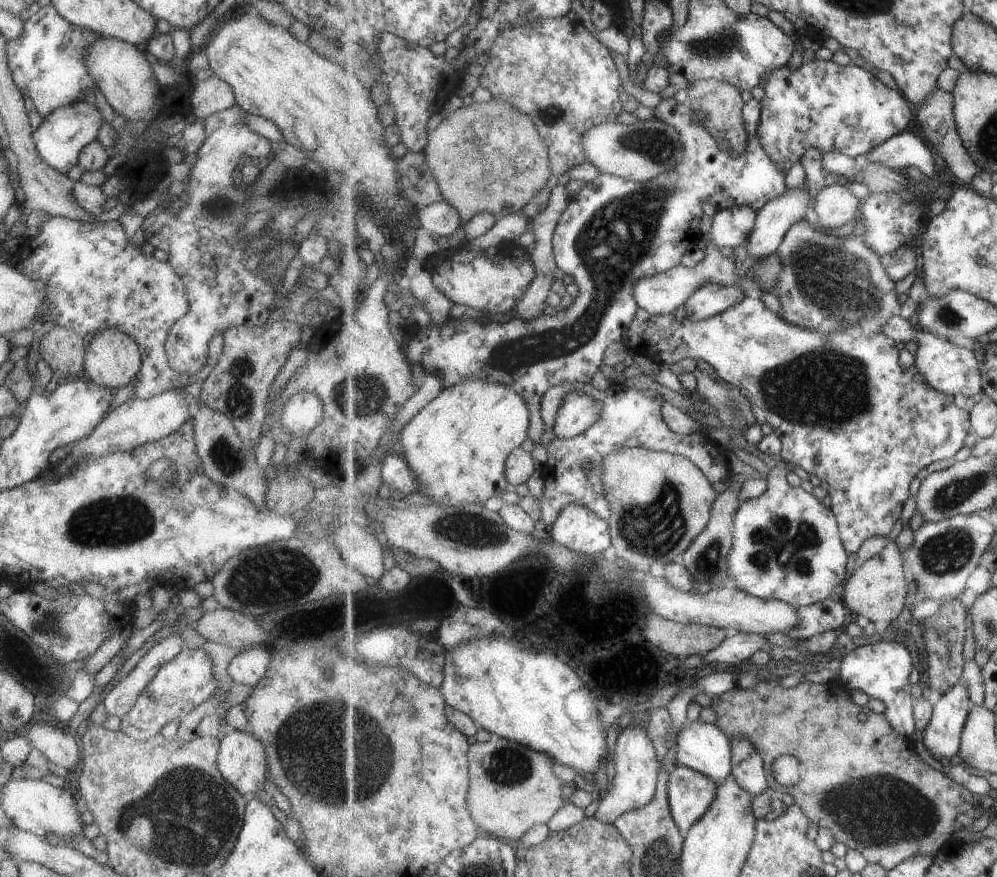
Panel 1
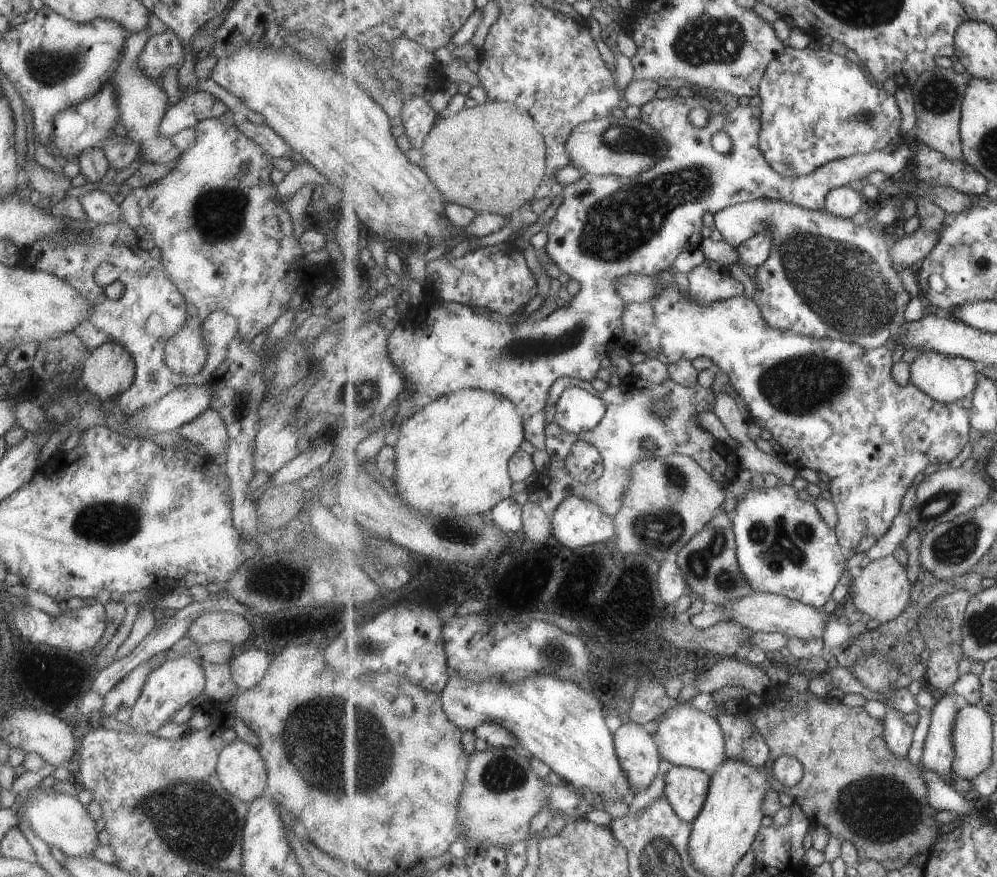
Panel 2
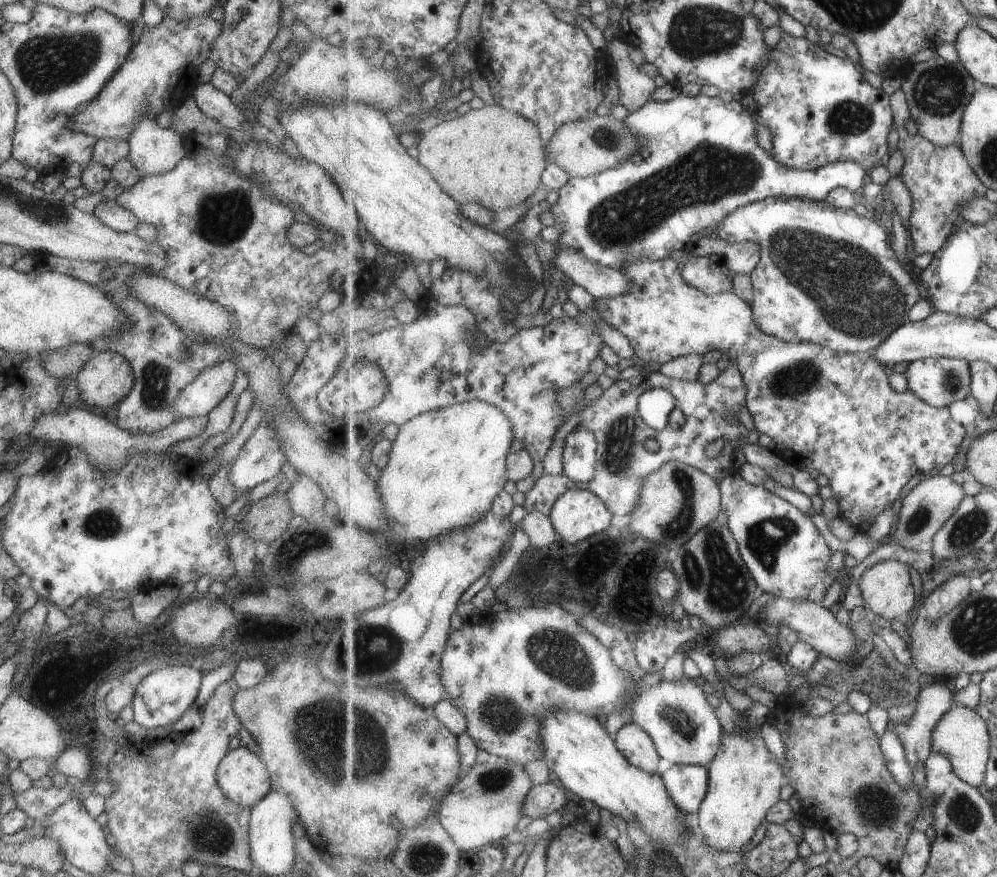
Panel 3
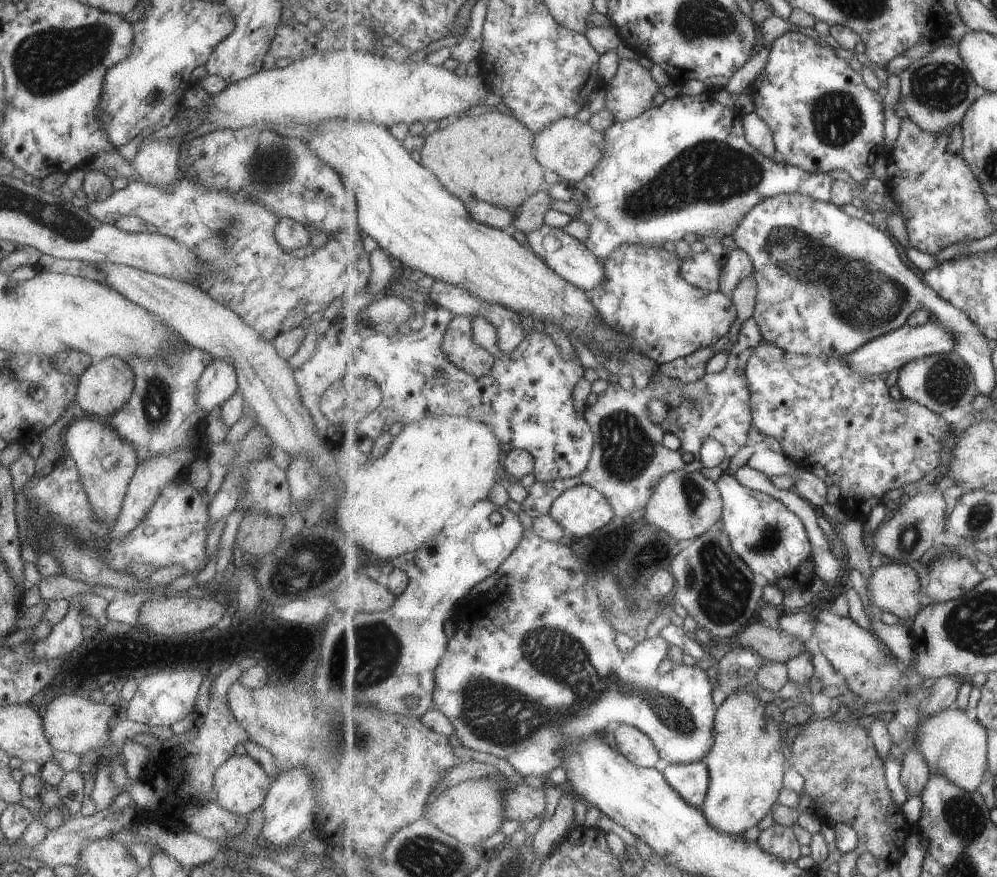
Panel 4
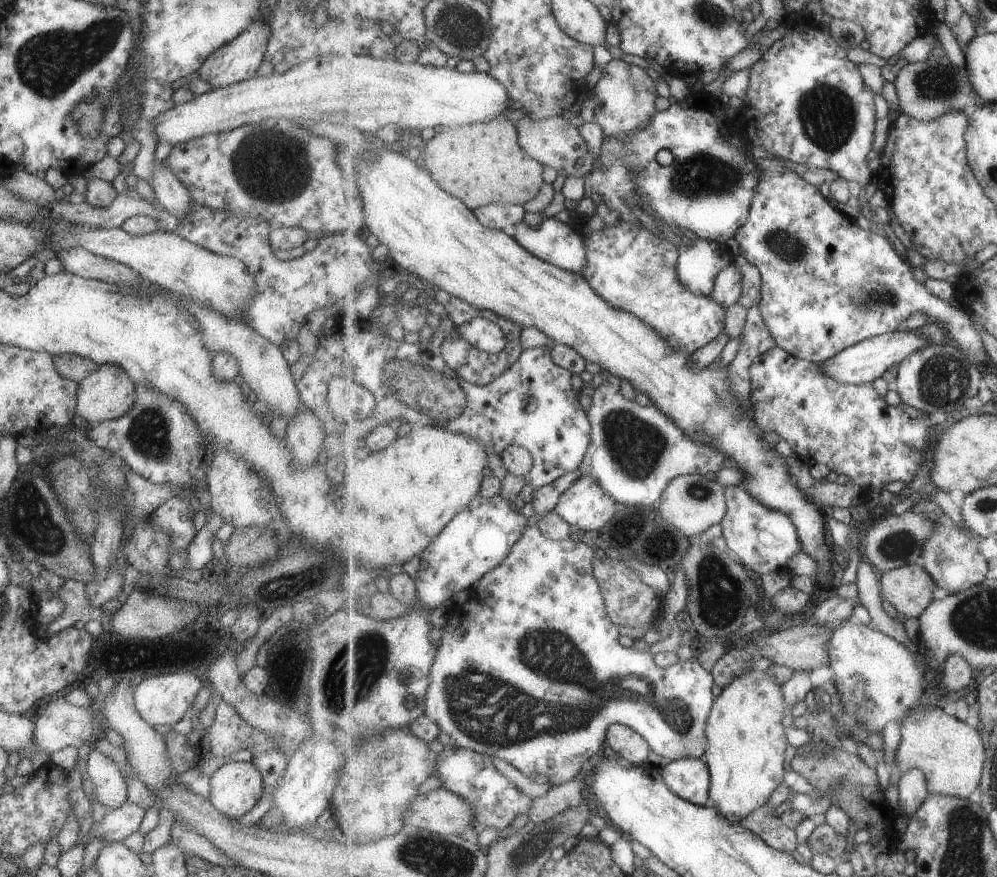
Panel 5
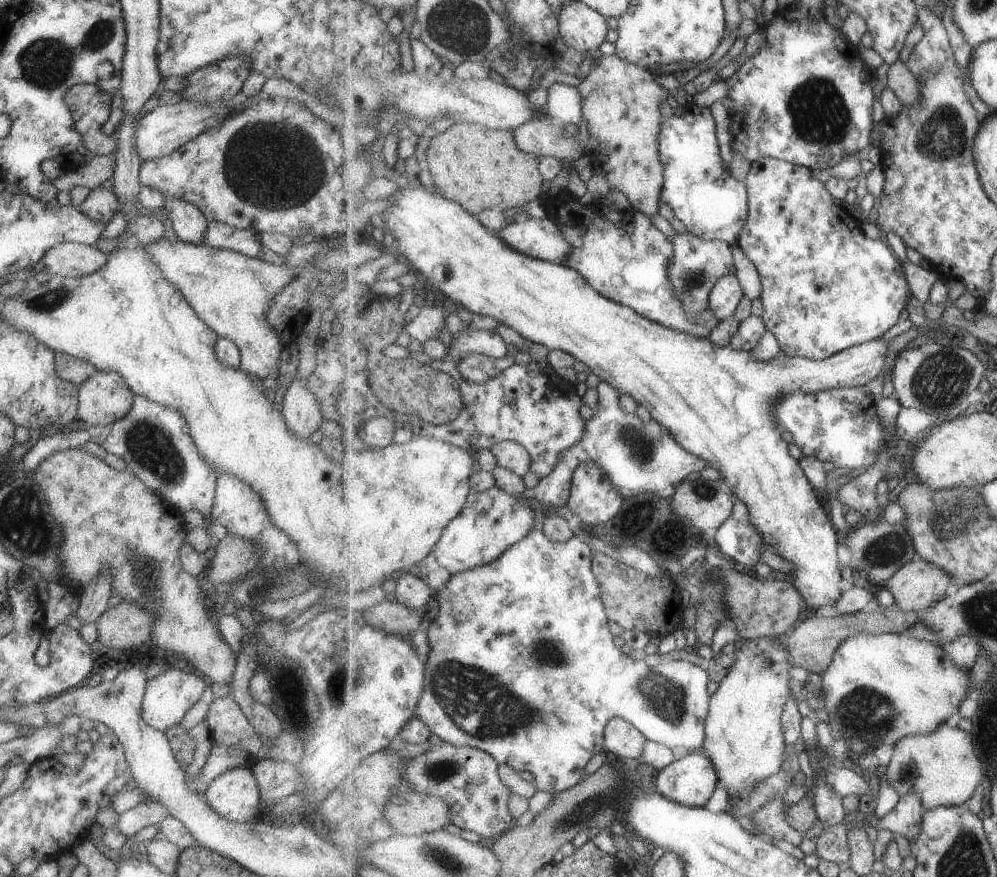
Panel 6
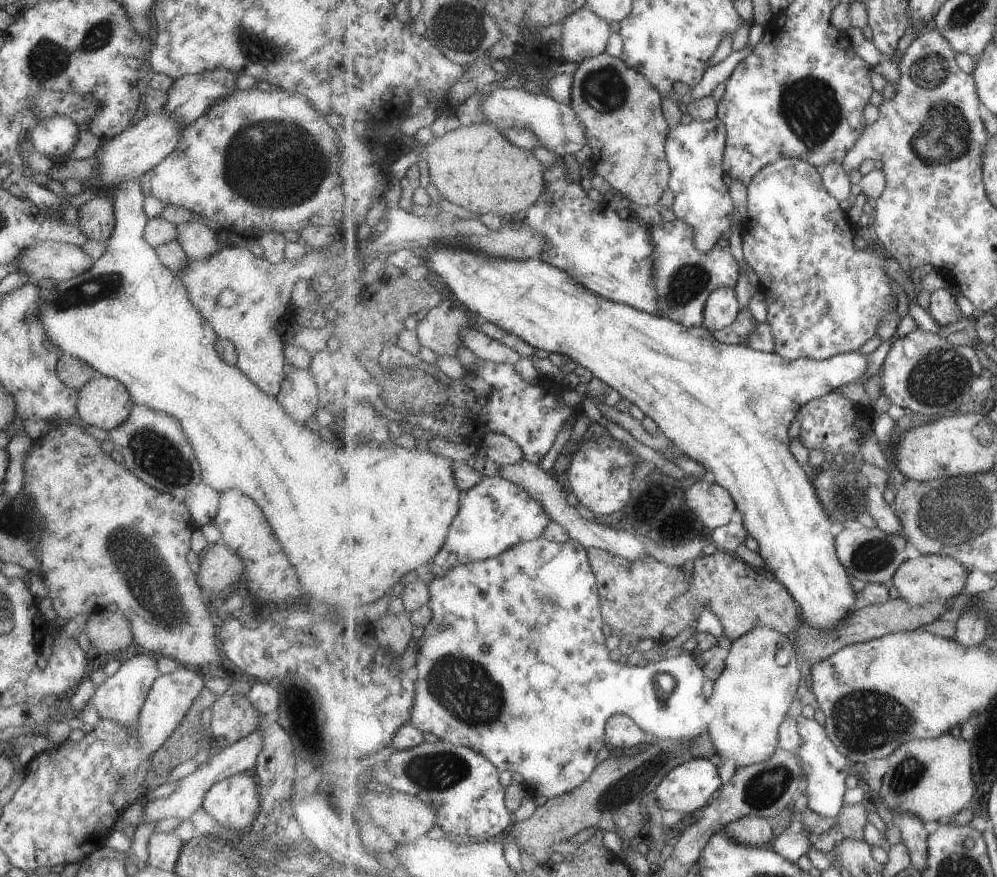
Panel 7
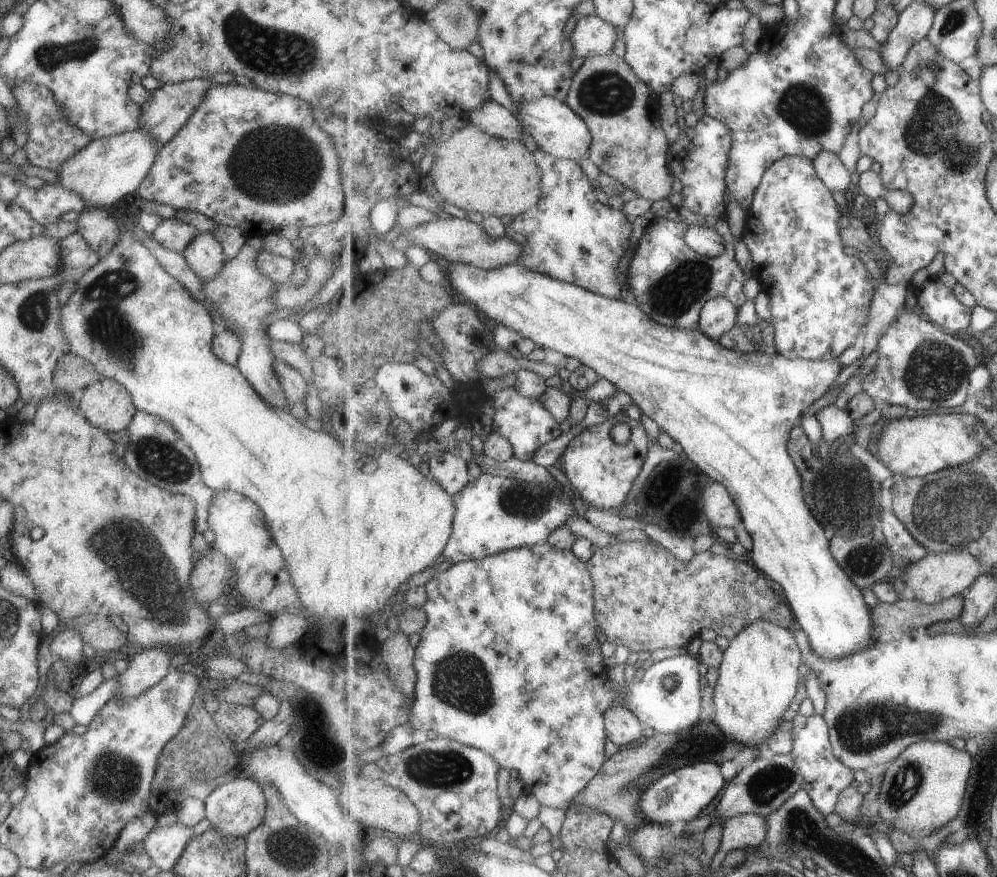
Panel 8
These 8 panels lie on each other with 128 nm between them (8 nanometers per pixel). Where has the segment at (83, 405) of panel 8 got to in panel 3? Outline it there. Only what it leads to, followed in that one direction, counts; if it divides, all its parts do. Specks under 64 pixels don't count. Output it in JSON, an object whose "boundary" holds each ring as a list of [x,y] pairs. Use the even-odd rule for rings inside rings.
{"boundary":[[[99,351],[76,375],[80,398],[90,406],[112,414],[135,383],[130,363],[114,351]]]}

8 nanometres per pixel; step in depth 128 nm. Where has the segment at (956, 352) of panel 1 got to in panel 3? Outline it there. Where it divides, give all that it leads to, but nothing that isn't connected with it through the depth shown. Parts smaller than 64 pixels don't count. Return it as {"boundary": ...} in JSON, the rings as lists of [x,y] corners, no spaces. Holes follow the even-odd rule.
{"boundary":[[[923,358],[911,363],[906,374],[910,381],[909,389],[936,408],[948,407],[956,400],[964,400],[973,394],[973,368],[972,363],[966,359]]]}

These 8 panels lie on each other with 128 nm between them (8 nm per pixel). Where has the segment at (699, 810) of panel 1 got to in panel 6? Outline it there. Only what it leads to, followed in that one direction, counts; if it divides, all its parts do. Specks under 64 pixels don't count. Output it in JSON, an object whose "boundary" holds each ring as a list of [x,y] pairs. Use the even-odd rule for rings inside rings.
{"boundary":[[[685,753],[682,759],[660,771],[657,788],[664,796],[680,804],[705,807],[721,781],[718,771],[710,758]]]}

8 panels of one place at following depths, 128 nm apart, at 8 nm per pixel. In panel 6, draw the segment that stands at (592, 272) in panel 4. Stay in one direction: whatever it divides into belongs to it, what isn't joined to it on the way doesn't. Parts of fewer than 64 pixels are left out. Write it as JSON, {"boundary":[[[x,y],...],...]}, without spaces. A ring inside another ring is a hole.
{"boundary":[[[548,215],[543,219],[526,217],[517,221],[511,221],[506,225],[504,230],[500,230],[500,232],[497,233],[498,236],[502,236],[512,248],[516,248],[518,252],[522,252],[522,254],[526,254],[526,256],[539,258],[553,263],[568,260],[574,252],[574,245],[570,244],[568,238],[564,236],[562,228],[558,226],[558,221],[552,219]]]}

